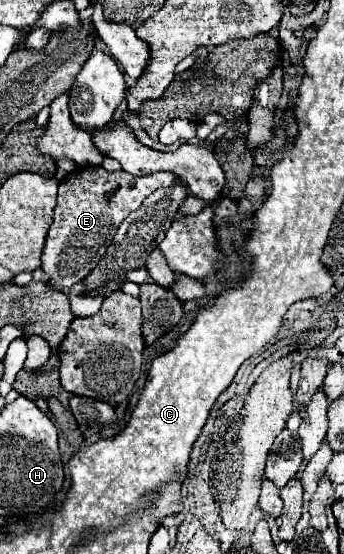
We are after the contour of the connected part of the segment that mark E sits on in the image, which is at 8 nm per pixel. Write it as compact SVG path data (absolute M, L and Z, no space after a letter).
M101 166L77 168L69 172L59 182L59 196L55 206L53 224L49 228L43 252L41 252L41 268L49 276L49 286L53 290L65 290L81 282L95 264L103 258L103 252L113 242L115 228L137 210L143 200L155 192L157 188L167 188L175 182L177 176L173 172L155 172L149 176L131 176L127 172L107 172Z

